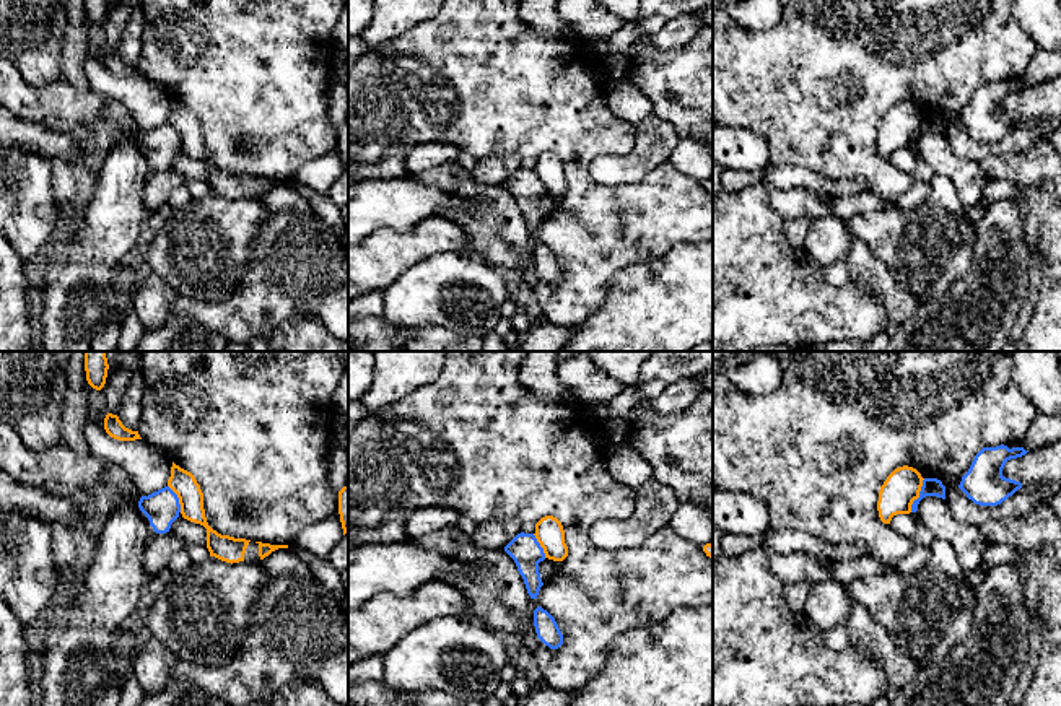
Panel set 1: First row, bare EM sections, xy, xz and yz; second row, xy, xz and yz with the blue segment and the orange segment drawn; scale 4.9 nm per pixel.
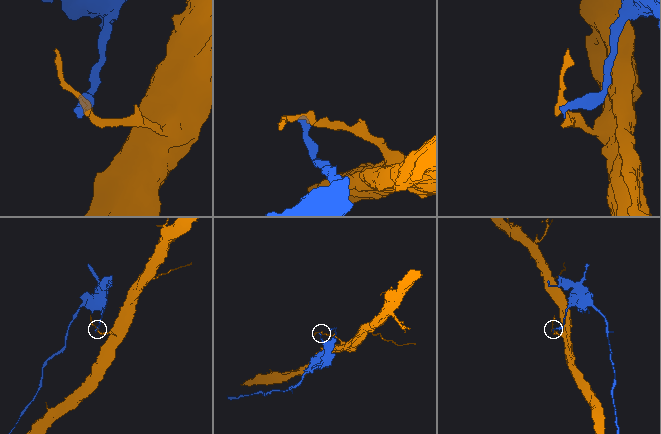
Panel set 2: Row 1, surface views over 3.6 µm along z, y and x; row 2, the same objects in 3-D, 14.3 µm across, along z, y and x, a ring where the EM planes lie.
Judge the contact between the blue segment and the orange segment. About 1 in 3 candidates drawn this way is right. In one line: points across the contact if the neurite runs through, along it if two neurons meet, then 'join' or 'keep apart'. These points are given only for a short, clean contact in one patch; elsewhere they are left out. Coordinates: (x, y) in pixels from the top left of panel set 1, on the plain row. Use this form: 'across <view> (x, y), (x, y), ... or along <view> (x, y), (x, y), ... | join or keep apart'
along yz (925, 114), (910, 147) | keep apart

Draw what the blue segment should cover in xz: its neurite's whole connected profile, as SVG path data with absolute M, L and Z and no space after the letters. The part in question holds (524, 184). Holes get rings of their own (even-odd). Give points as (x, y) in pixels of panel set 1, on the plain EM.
M524 168L517 169L504 182L504 187L514 195L530 234L537 234L539 226L544 221L539 208L539 198L545 195L545 189L535 171Z

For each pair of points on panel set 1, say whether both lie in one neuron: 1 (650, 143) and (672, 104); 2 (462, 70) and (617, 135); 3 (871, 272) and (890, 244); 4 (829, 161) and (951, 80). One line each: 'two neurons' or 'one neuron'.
1: two neurons
2: one neuron
3: two neurons
4: one neuron

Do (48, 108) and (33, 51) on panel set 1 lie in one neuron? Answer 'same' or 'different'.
different

